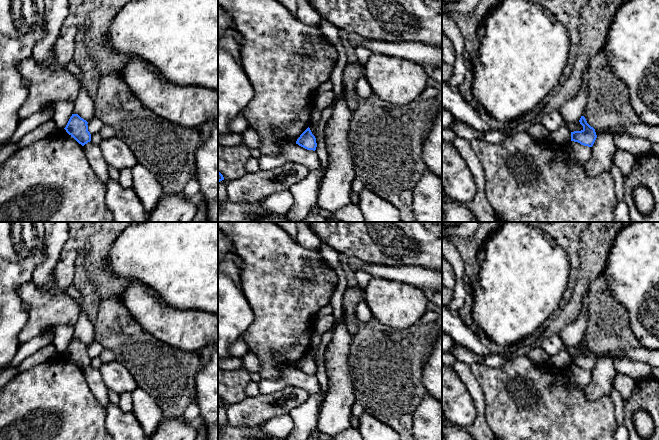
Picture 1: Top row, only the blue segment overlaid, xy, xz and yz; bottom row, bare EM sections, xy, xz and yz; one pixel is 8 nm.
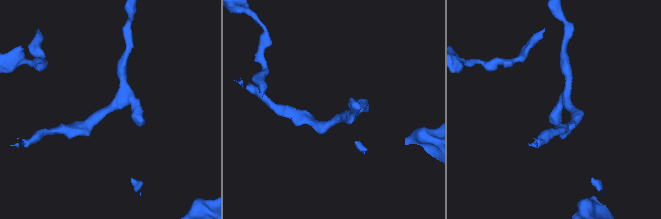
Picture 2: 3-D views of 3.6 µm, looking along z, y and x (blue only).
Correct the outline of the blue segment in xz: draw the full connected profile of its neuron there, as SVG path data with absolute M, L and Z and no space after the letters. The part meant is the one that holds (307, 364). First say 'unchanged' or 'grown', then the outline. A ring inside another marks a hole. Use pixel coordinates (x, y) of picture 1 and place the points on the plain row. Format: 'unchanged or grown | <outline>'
unchanged | M308 351L297 363L296 368L299 370L307 373L307 374L316 374L317 367L316 367L316 362L312 358L310 352Z

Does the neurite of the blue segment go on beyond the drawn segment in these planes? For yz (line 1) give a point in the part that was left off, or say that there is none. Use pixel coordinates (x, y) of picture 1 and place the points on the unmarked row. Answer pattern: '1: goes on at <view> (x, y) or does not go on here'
1: does not go on here

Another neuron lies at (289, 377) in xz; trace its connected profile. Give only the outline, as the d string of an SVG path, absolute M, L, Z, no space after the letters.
M284 368L277 379L262 379L259 383L261 394L270 394L286 387L301 388L310 395L319 394L321 387L316 375L307 374L298 368Z

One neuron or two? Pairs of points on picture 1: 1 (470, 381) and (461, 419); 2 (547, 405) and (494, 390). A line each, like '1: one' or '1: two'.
1: two
2: one

